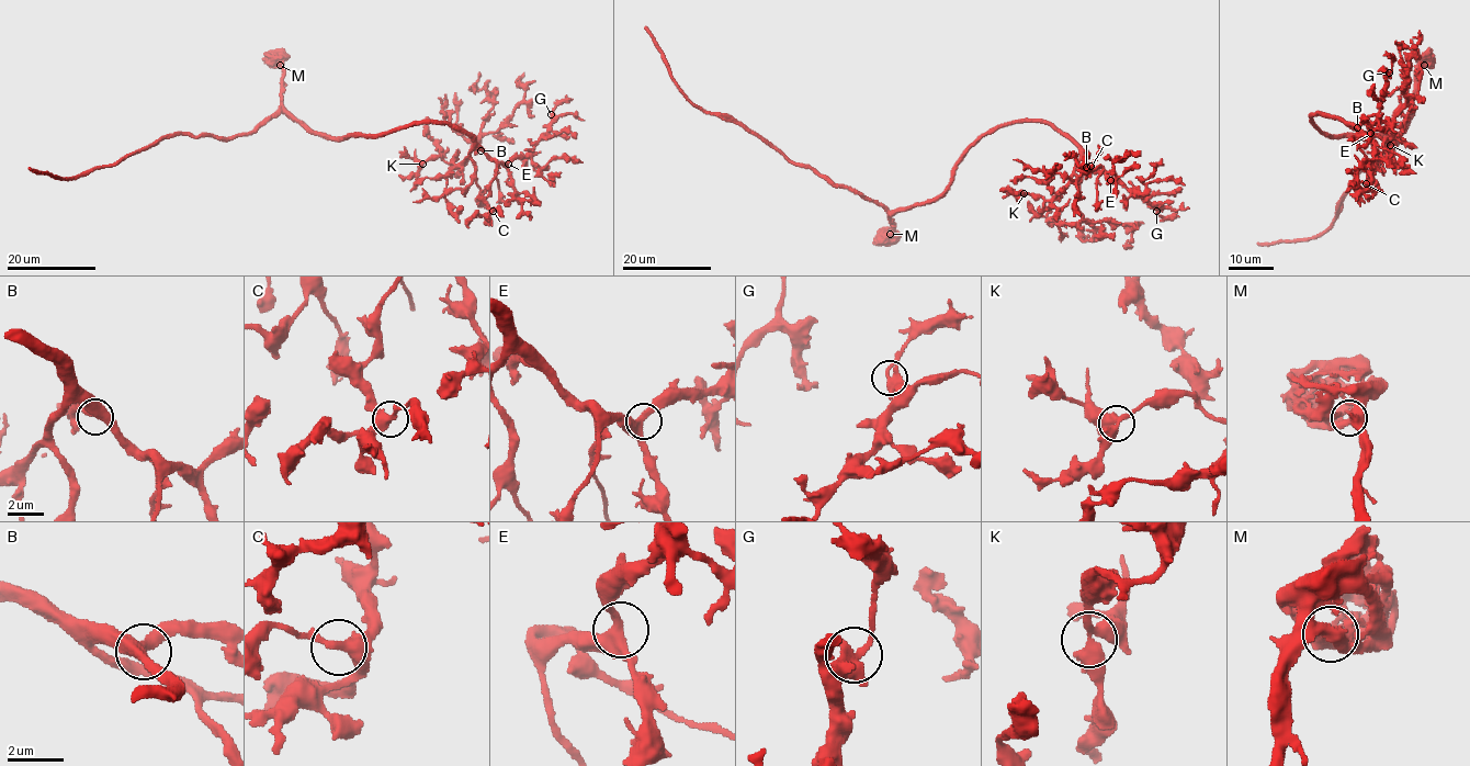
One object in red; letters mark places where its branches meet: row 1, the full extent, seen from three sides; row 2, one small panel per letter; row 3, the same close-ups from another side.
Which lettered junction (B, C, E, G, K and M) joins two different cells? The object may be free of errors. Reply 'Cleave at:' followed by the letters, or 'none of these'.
Cleave at: none of these

